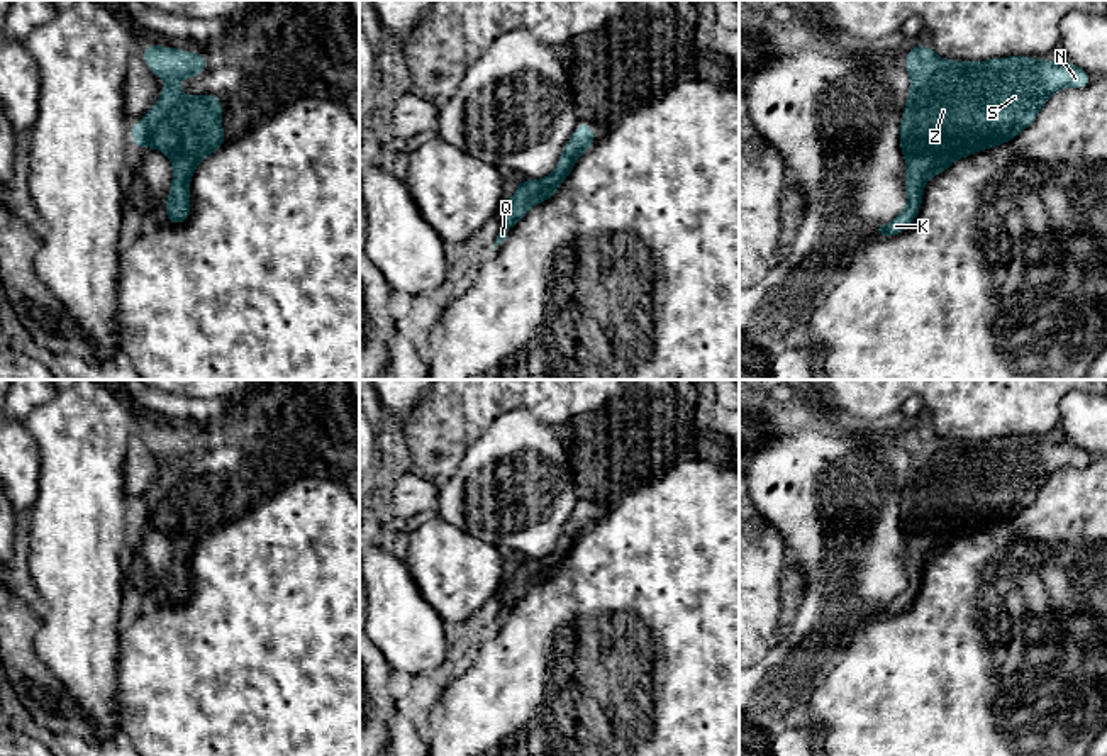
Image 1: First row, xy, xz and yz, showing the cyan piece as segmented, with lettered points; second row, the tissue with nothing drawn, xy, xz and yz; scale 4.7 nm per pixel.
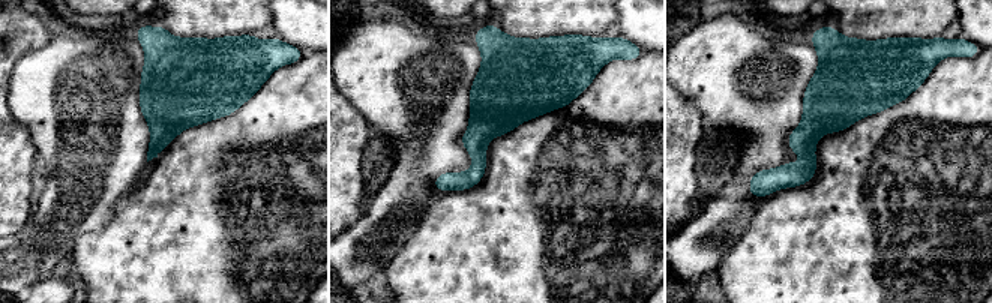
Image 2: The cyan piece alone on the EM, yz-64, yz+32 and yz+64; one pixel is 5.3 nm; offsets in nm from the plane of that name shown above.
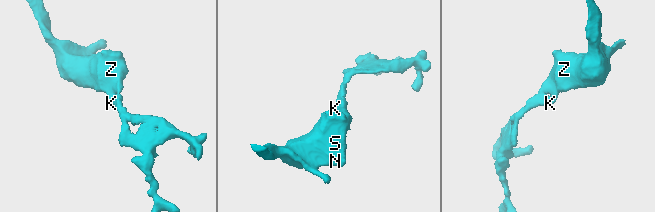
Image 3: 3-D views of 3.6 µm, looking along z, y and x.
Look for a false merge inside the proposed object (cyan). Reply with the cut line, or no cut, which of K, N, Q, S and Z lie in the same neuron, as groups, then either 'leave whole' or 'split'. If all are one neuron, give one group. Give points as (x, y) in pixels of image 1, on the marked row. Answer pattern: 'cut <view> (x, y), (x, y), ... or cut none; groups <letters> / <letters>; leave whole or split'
cut none; groups K N Q S Z; leave whole

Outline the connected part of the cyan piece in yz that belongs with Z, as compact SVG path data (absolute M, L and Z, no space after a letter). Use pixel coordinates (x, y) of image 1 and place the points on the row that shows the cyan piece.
M929 46L910 47L905 56L910 90L900 122L900 147L907 163L904 178L907 207L882 236L905 231L922 205L926 181L948 170L960 158L1010 142L1027 129L1044 103L1061 88L1085 88L1093 76L1068 59L1051 63L1029 56L990 61L953 61L939 58Z

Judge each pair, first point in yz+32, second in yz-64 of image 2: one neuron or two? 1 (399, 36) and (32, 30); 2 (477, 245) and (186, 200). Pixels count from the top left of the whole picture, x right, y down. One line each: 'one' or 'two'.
1: two
2: one

